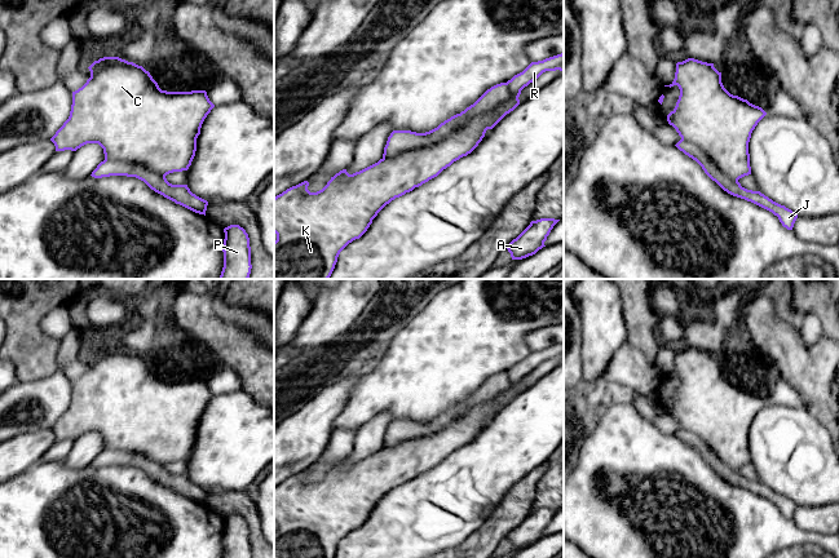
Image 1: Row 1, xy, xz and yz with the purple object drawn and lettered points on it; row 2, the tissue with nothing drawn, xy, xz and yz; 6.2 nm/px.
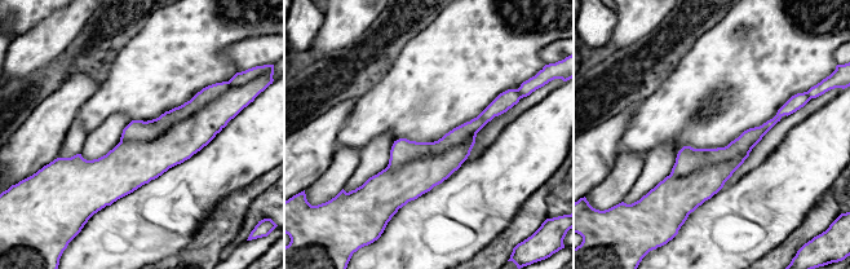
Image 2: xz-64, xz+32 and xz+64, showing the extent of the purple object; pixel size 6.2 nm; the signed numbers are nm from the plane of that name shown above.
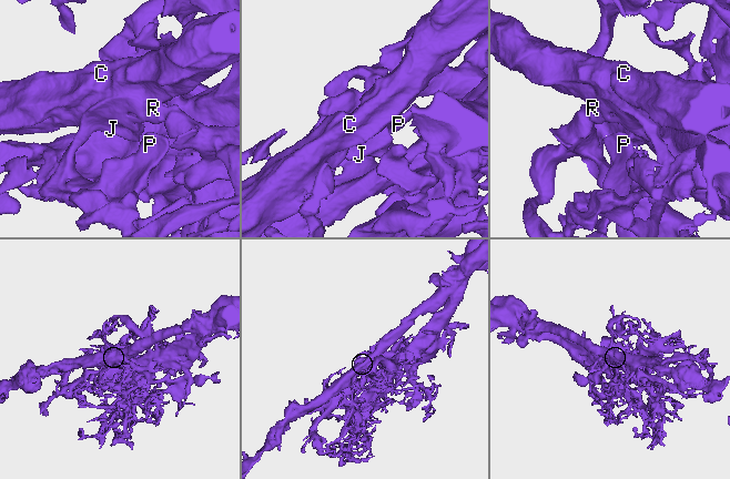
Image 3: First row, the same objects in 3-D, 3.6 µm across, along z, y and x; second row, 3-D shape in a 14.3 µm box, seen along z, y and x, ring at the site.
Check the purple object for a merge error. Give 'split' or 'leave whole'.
split

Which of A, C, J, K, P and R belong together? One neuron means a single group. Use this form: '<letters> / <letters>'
A J P R / C K

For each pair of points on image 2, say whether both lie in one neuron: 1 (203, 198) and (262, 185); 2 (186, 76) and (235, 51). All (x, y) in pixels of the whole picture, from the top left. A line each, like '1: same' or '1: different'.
1: different
2: different

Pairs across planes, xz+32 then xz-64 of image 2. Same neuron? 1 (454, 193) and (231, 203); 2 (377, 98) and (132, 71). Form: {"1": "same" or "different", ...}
{"1": "different", "2": "same"}

